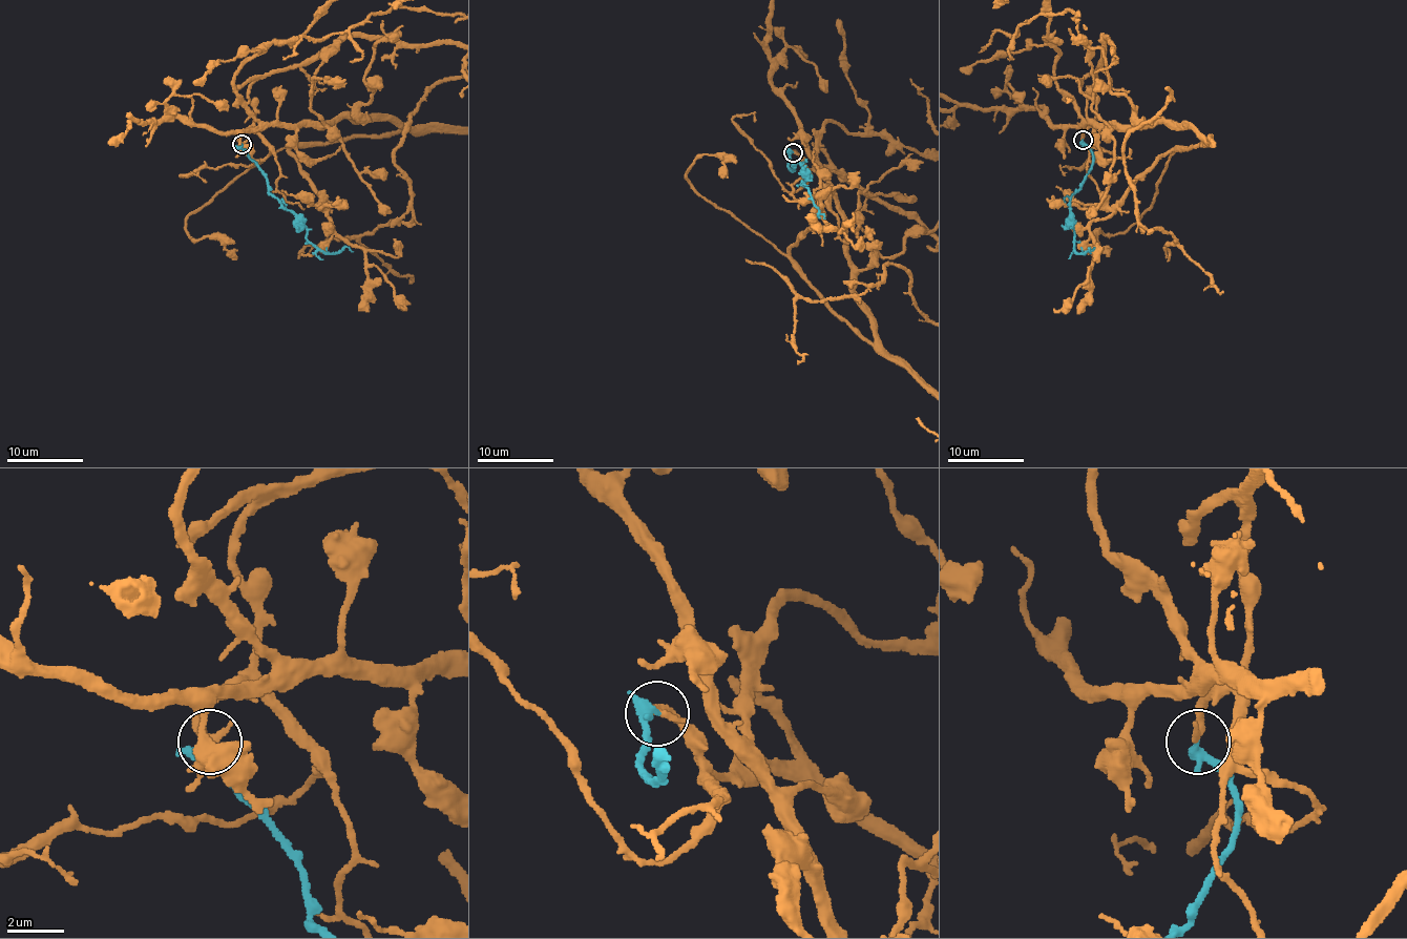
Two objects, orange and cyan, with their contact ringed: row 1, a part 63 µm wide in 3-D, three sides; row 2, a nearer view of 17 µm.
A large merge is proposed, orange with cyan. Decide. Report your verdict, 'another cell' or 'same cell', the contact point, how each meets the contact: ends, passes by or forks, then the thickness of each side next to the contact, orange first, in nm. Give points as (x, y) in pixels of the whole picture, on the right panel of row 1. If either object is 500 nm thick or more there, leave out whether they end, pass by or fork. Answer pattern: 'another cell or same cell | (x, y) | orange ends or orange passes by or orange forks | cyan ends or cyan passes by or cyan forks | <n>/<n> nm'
another cell | (1083, 140) | orange ends | cyan passes by | 340/320 nm

